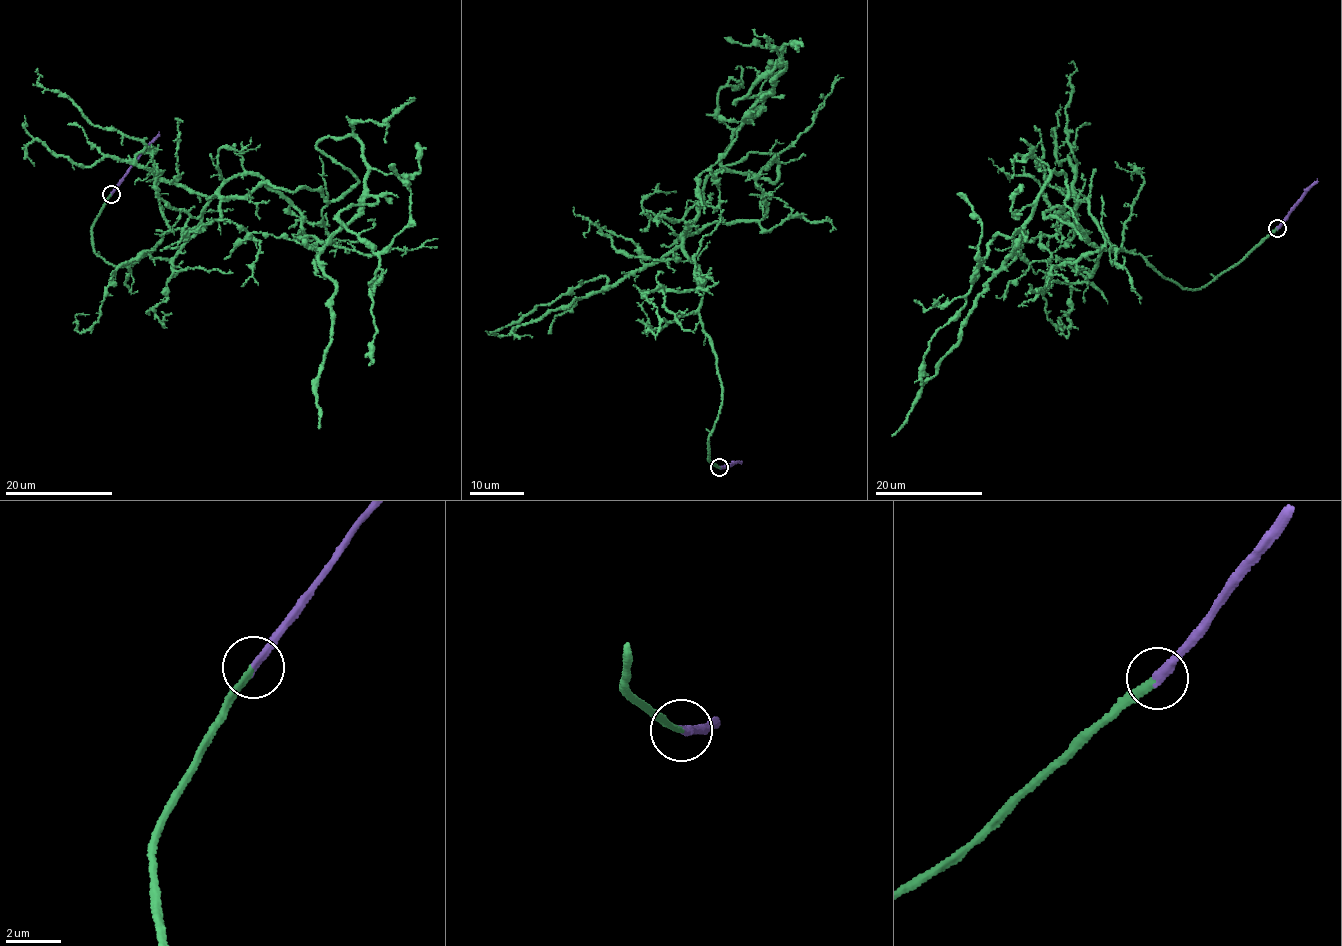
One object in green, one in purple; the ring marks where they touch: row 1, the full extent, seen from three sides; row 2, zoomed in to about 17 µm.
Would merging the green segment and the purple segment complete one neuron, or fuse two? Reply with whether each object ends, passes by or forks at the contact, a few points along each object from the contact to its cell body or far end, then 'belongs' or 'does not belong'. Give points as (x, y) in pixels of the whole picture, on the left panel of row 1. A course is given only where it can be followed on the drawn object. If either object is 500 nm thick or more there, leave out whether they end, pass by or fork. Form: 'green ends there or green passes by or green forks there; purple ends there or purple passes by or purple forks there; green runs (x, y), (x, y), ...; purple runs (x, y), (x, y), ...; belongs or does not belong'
green ends there; purple ends there; green runs (110, 193), (93, 248), (131, 266), (218, 196), (334, 202), (357, 180), (317, 144), (359, 141), (318, 428); purple runs (110, 193), (159, 131); belongs

